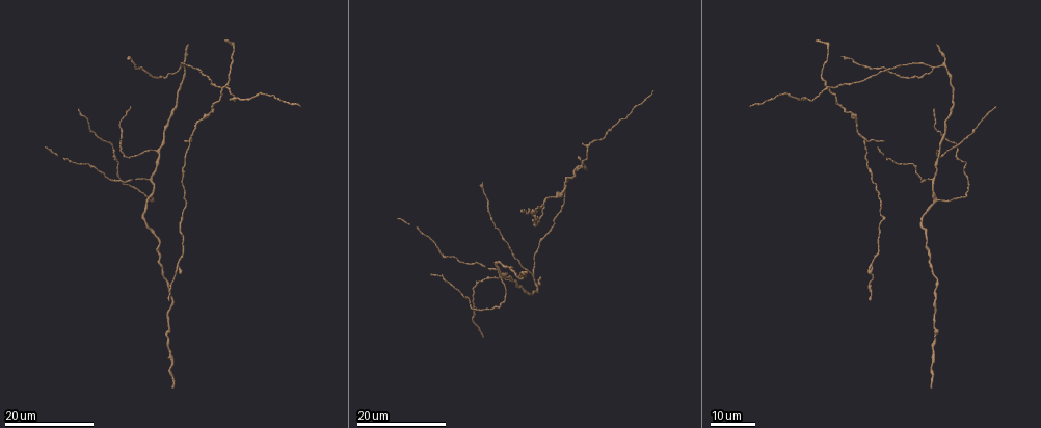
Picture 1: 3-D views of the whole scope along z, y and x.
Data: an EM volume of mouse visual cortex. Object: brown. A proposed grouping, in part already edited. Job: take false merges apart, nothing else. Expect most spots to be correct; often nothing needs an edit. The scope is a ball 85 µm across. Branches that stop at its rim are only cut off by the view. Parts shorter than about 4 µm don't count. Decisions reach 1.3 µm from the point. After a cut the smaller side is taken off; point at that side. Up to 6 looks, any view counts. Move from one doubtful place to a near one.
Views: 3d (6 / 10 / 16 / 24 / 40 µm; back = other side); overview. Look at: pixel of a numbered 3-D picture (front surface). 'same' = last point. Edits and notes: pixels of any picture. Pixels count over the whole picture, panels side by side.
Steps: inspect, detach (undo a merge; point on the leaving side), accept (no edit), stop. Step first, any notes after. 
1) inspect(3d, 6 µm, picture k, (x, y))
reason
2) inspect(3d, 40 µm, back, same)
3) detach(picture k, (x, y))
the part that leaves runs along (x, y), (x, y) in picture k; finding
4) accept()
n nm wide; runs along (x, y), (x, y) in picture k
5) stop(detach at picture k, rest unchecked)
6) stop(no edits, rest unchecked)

inspect(3d, 16 µm, picture 1, (932, 178))
three-way junction

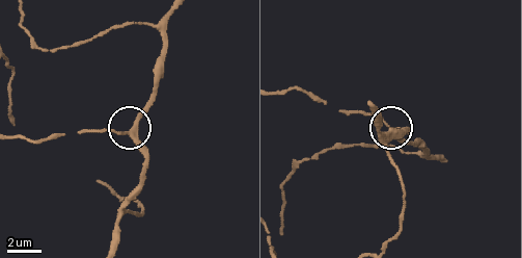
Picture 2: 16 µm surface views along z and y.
inspect(3d, 6 µm, picture 2, (128, 132))

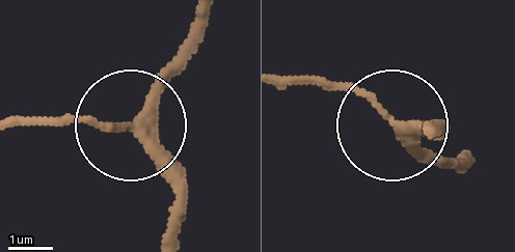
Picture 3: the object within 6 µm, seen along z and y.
inspect(3d, 6 µm, back, picture 3, (386, 116))
other side

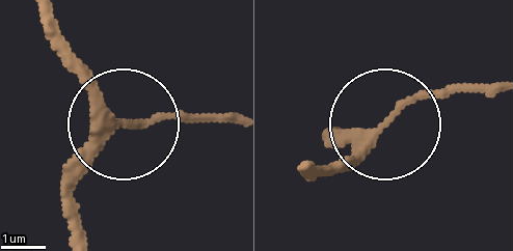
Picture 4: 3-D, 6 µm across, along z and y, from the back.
accept()
runs along (49, 12), (60, 57), (127, 120), (224, 113) in picture 4; one cell here

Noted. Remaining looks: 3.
inspect(3d, 16 µm, picture 1, (499, 276))
three arms meet

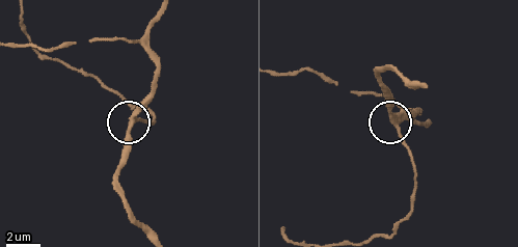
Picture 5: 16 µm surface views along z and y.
inspect(3d, 10 µm, picture 5, (136, 118))
closer look

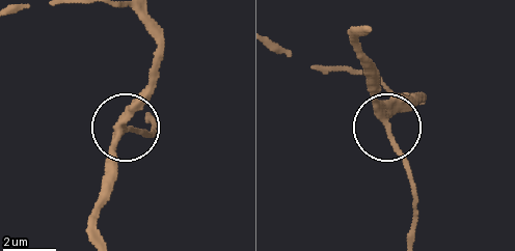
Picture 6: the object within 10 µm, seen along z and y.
accept()
side arm 40 µm; all the same cell

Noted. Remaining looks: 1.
stop(no edits, rest unchecked)

